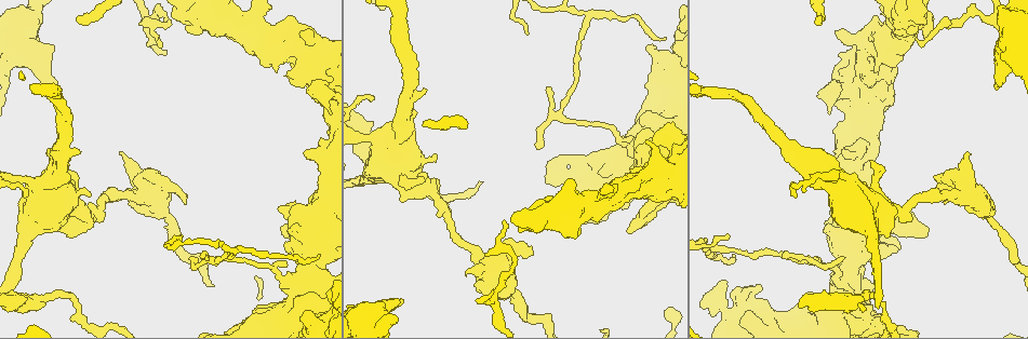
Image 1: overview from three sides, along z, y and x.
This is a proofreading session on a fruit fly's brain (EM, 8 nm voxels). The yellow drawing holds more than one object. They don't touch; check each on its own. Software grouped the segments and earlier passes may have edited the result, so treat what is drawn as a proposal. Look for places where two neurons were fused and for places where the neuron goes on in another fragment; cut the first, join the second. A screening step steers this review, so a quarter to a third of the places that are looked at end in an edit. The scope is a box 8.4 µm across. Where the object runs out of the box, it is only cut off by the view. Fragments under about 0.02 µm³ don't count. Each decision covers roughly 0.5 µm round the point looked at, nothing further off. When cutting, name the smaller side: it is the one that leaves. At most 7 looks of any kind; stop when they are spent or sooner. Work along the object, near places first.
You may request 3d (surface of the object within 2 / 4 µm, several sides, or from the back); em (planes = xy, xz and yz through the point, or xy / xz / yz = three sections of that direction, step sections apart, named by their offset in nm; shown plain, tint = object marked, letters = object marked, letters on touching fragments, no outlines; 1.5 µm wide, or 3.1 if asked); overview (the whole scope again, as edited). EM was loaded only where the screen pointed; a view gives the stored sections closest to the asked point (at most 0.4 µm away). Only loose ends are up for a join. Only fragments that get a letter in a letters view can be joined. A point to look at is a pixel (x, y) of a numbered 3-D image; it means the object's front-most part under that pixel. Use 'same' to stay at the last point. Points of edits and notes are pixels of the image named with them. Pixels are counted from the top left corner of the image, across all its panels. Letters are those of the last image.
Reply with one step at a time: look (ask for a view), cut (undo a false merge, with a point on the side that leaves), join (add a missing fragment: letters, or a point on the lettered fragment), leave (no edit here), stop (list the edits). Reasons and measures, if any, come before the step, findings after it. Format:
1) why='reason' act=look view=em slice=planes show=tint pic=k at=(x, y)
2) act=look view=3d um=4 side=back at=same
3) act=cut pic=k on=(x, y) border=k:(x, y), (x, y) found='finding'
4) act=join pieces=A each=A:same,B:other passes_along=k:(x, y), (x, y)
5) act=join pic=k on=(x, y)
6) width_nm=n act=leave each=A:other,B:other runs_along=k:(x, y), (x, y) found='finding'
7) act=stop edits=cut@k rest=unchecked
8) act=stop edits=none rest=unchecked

why='small branch off a trunk' act=look view=em slice=planes show=letters pic=1 at=(594, 198)

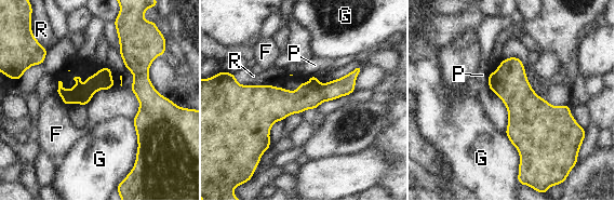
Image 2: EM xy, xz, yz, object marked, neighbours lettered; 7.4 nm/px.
act=leave each=F:other,G:other,P:other,R:other runs_along=2:(355, 72), (303, 98), (245, 89) found='one neuron here'

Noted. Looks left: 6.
why='thin end' act=look view=3d um=2 pic=1 at=(28, 194)

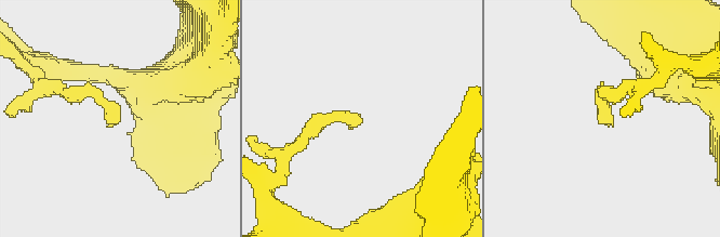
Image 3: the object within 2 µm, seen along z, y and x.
act=look view=em slice=planes show=letters pic=3 at=(601, 123)

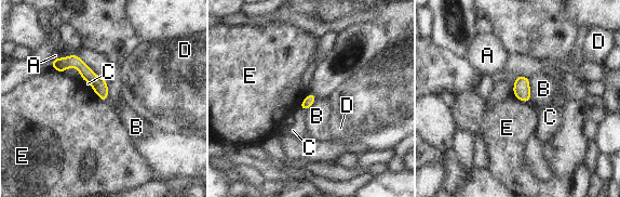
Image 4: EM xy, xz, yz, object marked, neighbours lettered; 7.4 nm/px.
act=leave each=A:other,B:other,C:other,D:other,E:other runs_along=4:(54, 63), (77, 63), (104, 97) found='none of them fits'

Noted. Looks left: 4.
act=look view=em slice=xy step=4 show=letters pic=1 at=(49, 294)

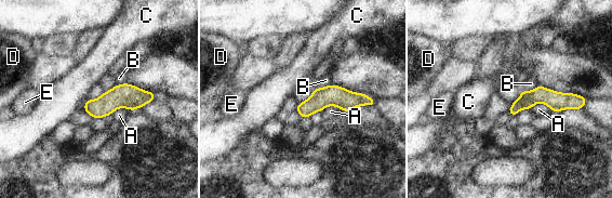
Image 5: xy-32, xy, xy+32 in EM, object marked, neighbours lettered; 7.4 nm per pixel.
why='cut it another way' act=look view=em slice=planes show=letters at=same

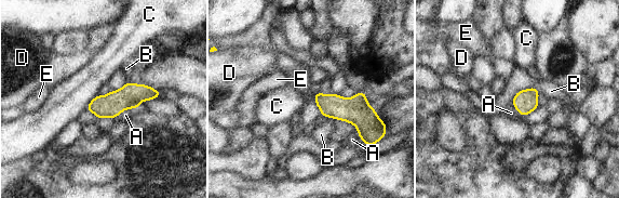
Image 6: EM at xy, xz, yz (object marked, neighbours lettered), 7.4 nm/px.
act=leave each=A:other,B:other,C:other,D:other,E:other border=6:(97, 95), (85, 109) found='all the same neuron'

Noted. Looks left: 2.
act=stop edits=none rest=unchecked

